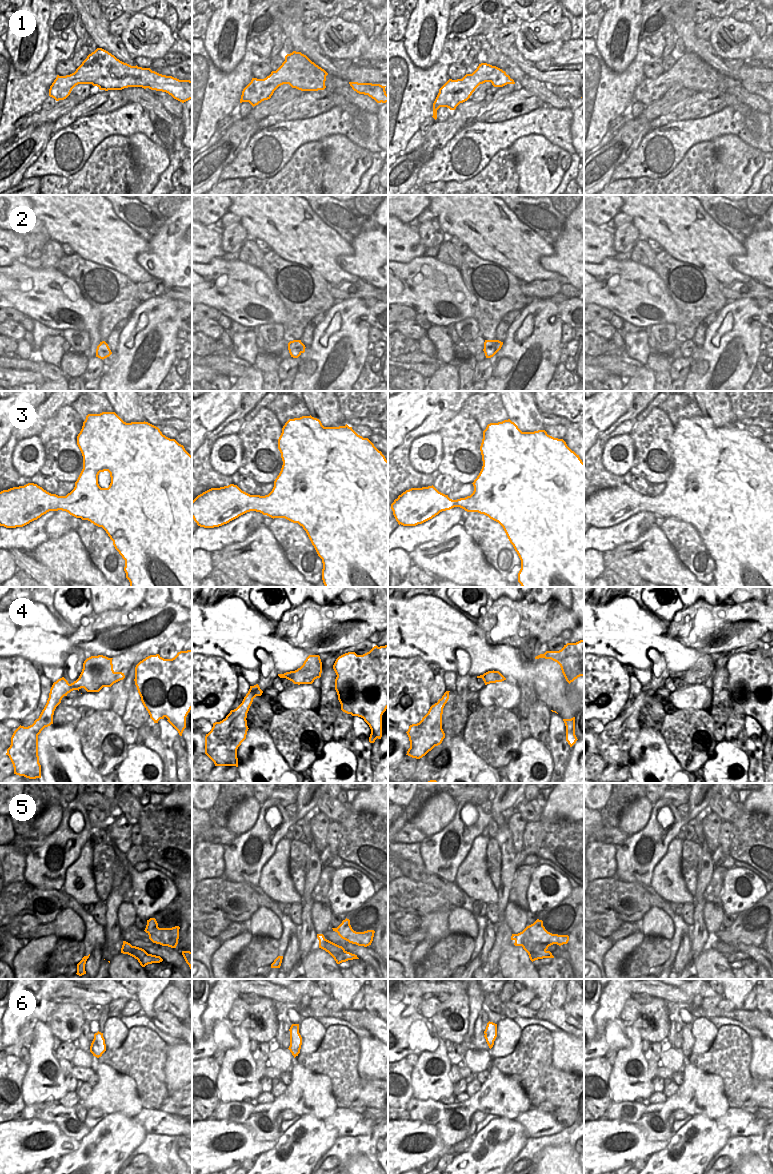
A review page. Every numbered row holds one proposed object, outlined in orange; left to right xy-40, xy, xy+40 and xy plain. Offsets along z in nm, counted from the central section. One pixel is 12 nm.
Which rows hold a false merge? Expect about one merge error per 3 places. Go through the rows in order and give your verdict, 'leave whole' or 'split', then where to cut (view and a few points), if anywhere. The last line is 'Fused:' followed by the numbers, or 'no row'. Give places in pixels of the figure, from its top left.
1: leave whole; no cut
2: leave whole; no cut
3: leave whole; no cut
4: leave whole; no cut
5: split; cut in xy+40 along (515, 940), (521, 940), (530, 945), (551, 944)
6: leave whole; no cut
Fused: 5

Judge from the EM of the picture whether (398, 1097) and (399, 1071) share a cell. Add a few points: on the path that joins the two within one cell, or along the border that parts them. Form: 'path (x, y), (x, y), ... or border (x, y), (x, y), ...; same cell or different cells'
path (398, 1091), (399, 1077); same cell

